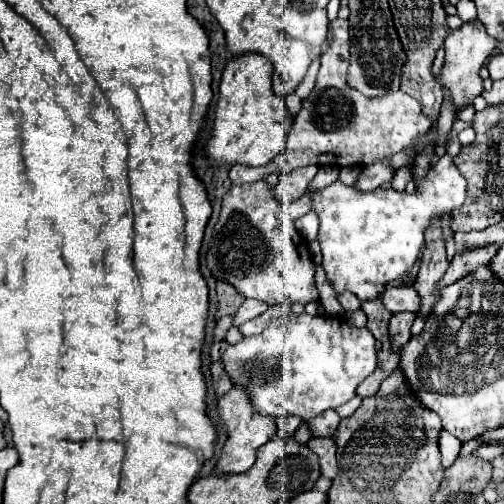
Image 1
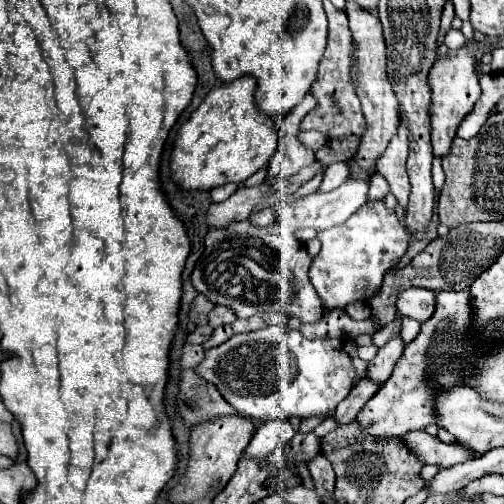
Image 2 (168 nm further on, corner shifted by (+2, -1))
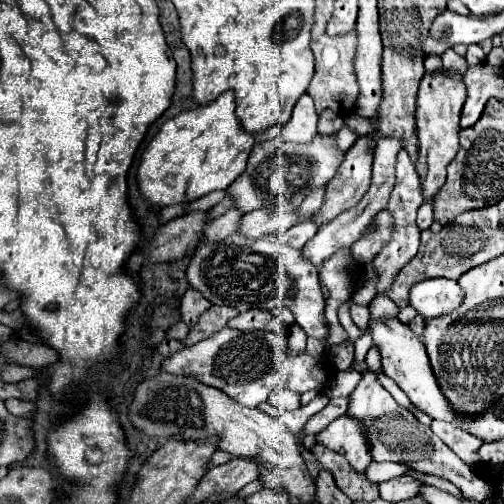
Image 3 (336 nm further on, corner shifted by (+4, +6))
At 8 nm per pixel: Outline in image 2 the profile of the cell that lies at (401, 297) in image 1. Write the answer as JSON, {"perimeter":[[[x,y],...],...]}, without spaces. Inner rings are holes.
{"perimeter":[[[409,288],[399,294],[397,312],[401,316],[415,318],[417,322],[425,322],[435,312],[435,292],[423,288]]]}

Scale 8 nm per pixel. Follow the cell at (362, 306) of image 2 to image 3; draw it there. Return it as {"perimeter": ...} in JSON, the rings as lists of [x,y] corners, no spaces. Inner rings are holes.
{"perimeter":[[[349,301],[349,313],[351,313],[351,319],[355,321],[355,325],[359,329],[367,329],[367,325],[369,325],[369,309],[367,309],[367,305],[357,305],[357,303]]]}

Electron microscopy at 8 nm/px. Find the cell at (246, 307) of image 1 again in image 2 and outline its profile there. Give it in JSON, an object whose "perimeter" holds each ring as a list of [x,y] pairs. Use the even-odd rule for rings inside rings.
{"perimeter":[[[215,306],[211,312],[209,312],[209,326],[211,328],[217,328],[217,326],[223,326],[223,324],[233,324],[237,316],[233,314],[233,310],[229,310],[227,306]]]}

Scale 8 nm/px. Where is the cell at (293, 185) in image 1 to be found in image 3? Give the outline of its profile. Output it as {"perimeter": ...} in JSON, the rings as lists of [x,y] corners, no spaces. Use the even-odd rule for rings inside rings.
{"perimeter":[[[305,93],[293,109],[291,119],[285,125],[273,125],[267,131],[261,131],[255,135],[257,141],[269,141],[273,139],[273,129],[279,131],[283,141],[291,141],[291,143],[307,143],[313,141],[313,137],[317,135],[317,113],[313,107],[313,99]]]}

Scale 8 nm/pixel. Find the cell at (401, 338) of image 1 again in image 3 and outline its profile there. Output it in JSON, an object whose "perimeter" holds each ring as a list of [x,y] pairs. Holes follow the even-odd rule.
{"perimeter":[[[367,369],[363,373],[363,379],[359,381],[357,389],[351,393],[351,403],[349,403],[347,413],[361,419],[367,425],[373,461],[405,463],[419,473],[429,473],[429,475],[449,479],[451,483],[455,483],[461,489],[465,499],[485,501],[485,499],[493,497],[493,485],[487,479],[473,473],[447,445],[441,443],[441,439],[437,435],[433,435],[433,431],[429,427],[425,427],[405,407],[397,405],[397,401],[379,383],[379,373],[371,371],[371,369]]]}

